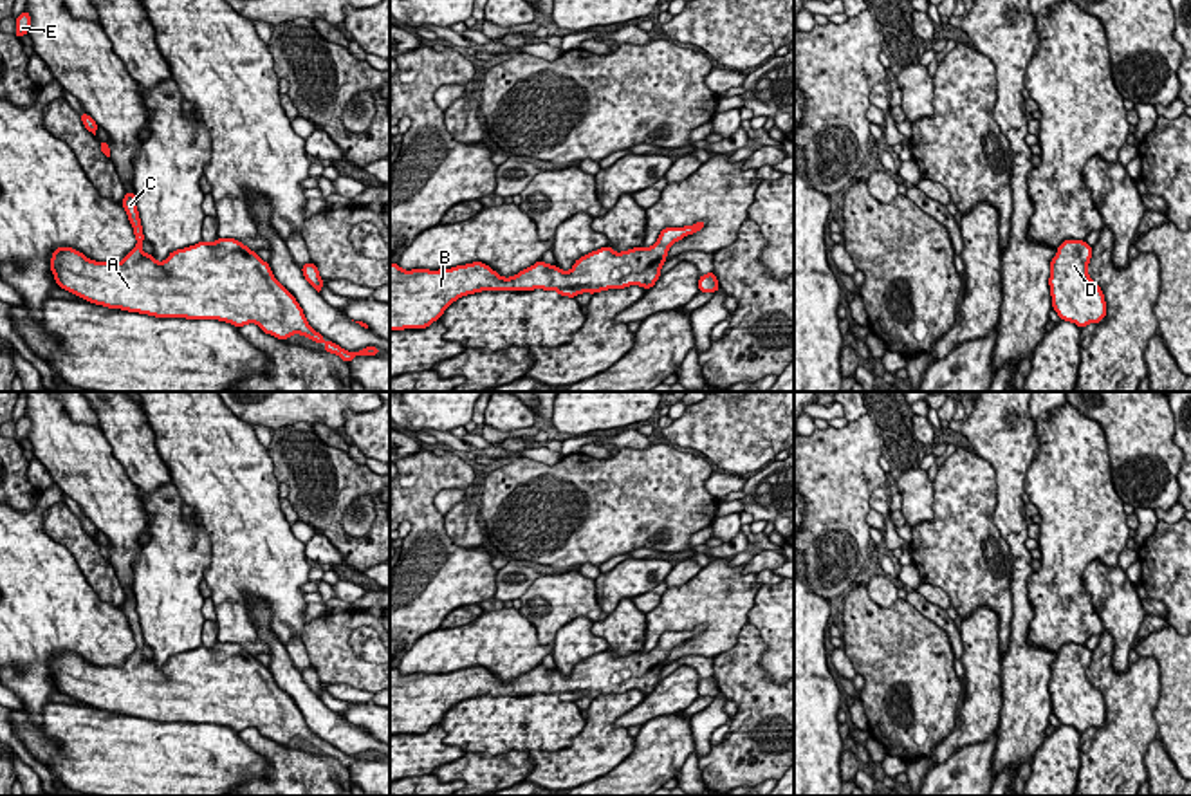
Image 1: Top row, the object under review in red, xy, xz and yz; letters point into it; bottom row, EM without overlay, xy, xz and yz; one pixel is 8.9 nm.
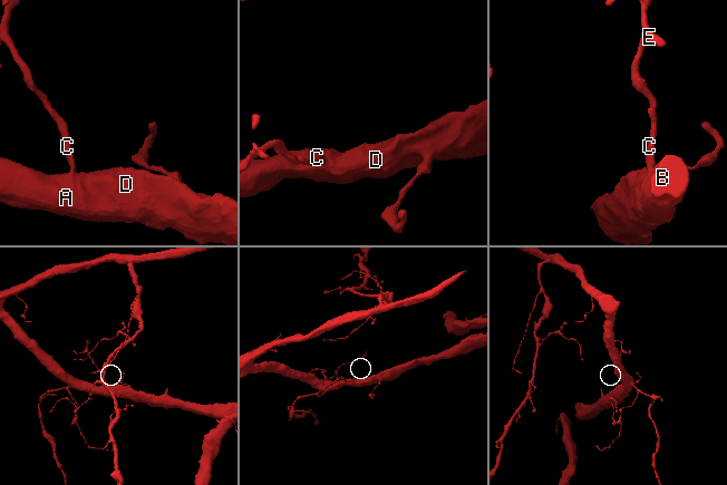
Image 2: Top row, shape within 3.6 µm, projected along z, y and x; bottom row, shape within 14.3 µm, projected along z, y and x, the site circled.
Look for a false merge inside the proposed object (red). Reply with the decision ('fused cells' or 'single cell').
single cell

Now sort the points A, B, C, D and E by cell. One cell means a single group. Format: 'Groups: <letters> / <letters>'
Groups: A B C D E

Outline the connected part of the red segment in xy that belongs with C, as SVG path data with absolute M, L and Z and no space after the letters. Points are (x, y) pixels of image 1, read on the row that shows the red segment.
M125 193L121 202L134 227L137 245L123 262L94 262L72 247L58 247L51 258L51 271L60 289L65 289L90 303L108 309L148 314L155 318L218 319L235 327L256 323L260 330L278 339L301 334L325 345L325 352L339 356L345 363L355 356L377 356L377 347L348 352L316 332L296 298L274 278L271 265L254 251L235 238L217 238L171 251L164 262L143 251L143 226L135 206L135 193Z

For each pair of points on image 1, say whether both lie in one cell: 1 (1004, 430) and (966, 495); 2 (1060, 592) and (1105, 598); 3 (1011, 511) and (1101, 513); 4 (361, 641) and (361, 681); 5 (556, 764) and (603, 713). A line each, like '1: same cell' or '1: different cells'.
1: different cells
2: different cells
3: different cells
4: different cells
5: same cell

